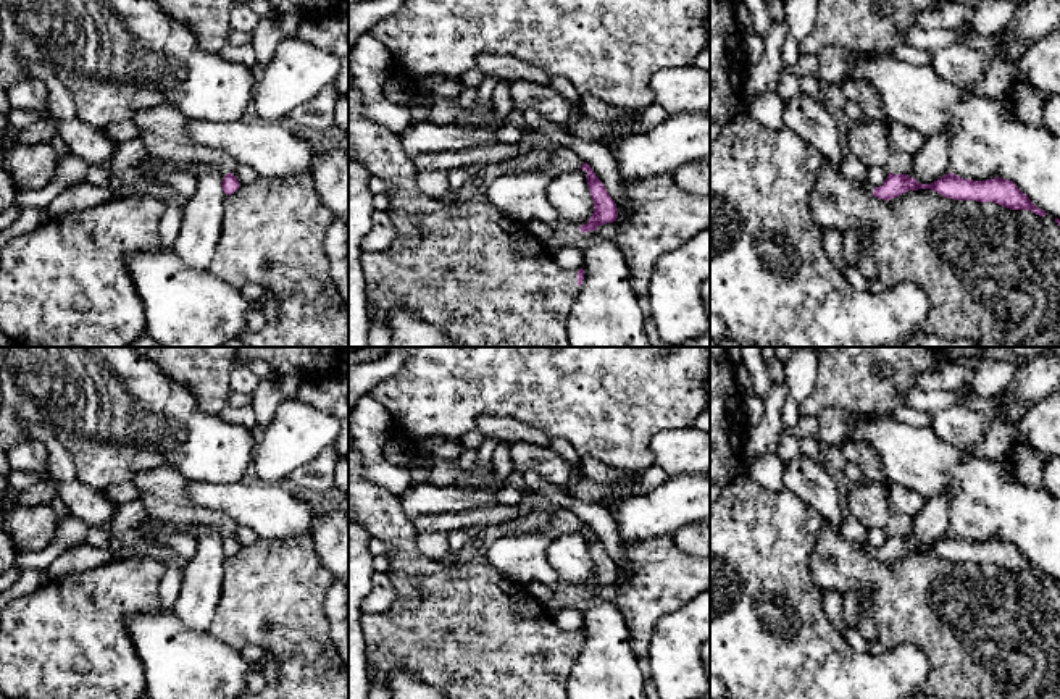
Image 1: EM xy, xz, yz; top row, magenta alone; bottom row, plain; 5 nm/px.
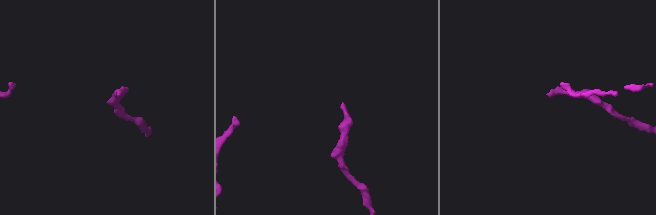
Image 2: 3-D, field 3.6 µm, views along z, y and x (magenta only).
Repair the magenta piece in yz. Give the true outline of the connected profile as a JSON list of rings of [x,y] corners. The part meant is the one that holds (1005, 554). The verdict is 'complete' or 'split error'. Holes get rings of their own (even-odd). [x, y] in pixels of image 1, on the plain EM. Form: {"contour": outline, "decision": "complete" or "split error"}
{"contour": [[[889,534],[883,547],[873,549],[863,542],[862,550],[883,562],[895,560],[908,552],[931,550],[954,562],[994,563],[1010,571],[1031,571],[1039,578],[1047,576],[1044,571],[1037,570],[1013,542],[1002,539],[973,542],[949,534],[931,546],[920,546],[908,536]]], "decision": "split error"}

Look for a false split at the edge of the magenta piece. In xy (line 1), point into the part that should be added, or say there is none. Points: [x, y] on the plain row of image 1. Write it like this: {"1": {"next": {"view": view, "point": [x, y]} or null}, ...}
{"1": {"next": null}}

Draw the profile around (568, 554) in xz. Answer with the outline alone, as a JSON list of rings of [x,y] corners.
[[[581,531],[555,538],[547,550],[547,560],[566,589],[579,591],[594,575],[587,538]]]

